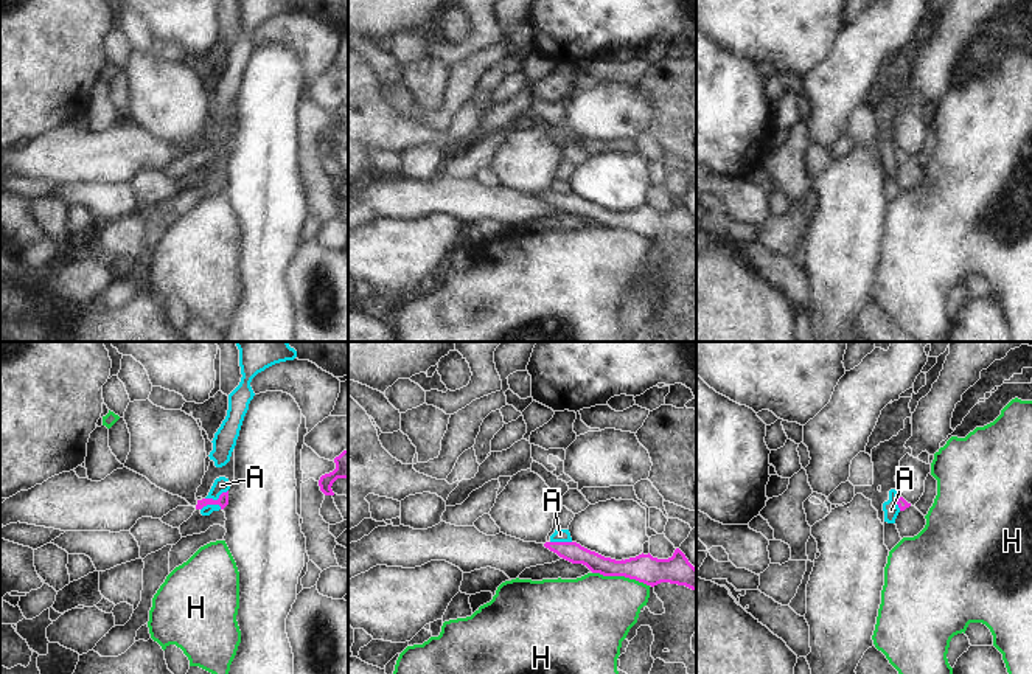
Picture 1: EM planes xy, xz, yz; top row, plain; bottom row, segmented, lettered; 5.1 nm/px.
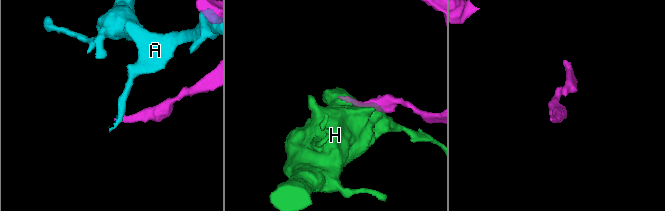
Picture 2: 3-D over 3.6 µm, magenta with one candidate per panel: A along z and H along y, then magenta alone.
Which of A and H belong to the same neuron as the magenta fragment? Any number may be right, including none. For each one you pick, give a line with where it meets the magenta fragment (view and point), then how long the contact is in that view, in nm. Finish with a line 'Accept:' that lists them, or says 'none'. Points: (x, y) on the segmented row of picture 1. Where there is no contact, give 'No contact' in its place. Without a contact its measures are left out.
Accept: none.

